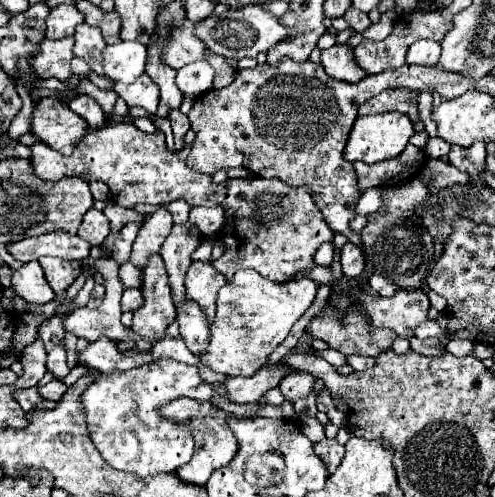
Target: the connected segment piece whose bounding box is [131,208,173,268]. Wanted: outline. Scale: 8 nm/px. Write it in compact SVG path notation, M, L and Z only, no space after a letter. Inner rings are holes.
M159 208L155 214L151 214L145 224L139 228L139 234L133 242L131 252L131 264L137 268L143 268L149 260L149 256L157 254L163 240L169 236L173 226L171 214L165 208Z

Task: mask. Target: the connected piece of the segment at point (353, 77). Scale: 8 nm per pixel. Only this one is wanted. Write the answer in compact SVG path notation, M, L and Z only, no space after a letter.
M335 44L329 50L321 50L321 64L329 76L343 82L359 82L367 76L367 72L357 64L353 56L353 48L345 44Z

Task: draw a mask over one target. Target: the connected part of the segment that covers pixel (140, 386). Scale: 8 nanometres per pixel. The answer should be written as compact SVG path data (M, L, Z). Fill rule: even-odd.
M161 358L127 372L101 374L83 392L87 428L93 446L115 470L125 470L141 478L159 472L175 472L191 460L195 440L189 425L165 420L159 414L159 408L181 396L209 400L215 396L215 388L199 378L195 366L171 358Z

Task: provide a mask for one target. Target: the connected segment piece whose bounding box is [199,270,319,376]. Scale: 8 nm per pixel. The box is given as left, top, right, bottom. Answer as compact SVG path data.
M251 270L237 272L235 278L219 290L217 316L211 324L211 342L199 360L225 376L253 376L265 366L271 352L285 340L291 326L313 304L317 288L319 284L311 278L279 284L261 278Z

